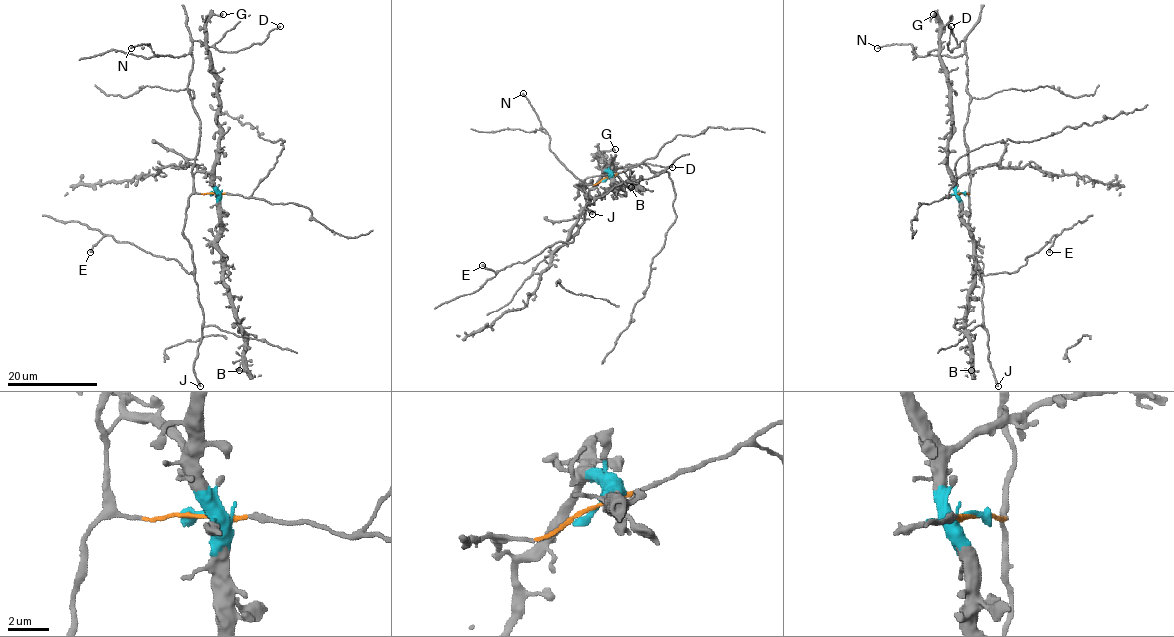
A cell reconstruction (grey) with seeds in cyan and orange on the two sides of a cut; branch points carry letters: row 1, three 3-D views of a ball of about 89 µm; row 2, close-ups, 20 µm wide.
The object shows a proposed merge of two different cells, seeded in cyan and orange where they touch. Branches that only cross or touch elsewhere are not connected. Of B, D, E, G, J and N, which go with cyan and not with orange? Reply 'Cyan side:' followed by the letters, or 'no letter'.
Cyan side: B, G

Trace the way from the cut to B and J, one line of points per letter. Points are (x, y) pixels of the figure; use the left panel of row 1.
B: (213, 192), (217, 195), (217, 244), (224, 269), (224, 287), (244, 336), (244, 359), (239, 371)
J: (213, 192), (189, 197), (183, 227), (204, 316), (194, 368), (200, 386)

